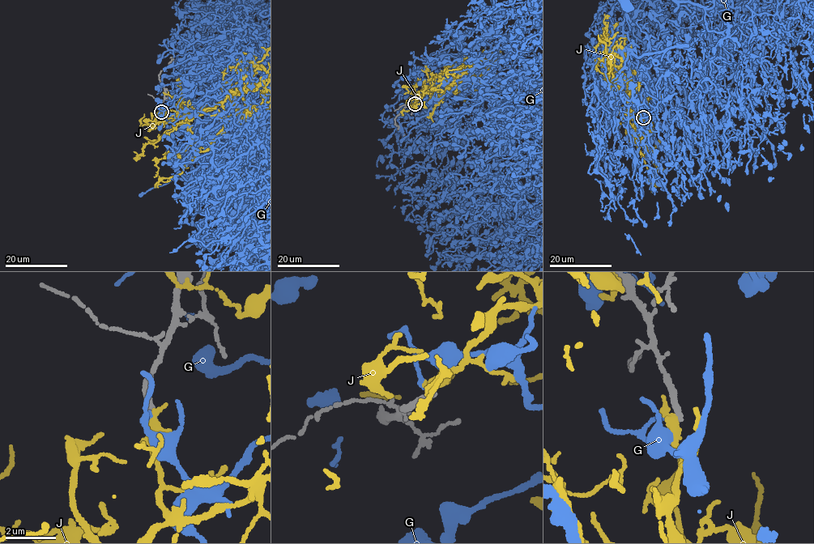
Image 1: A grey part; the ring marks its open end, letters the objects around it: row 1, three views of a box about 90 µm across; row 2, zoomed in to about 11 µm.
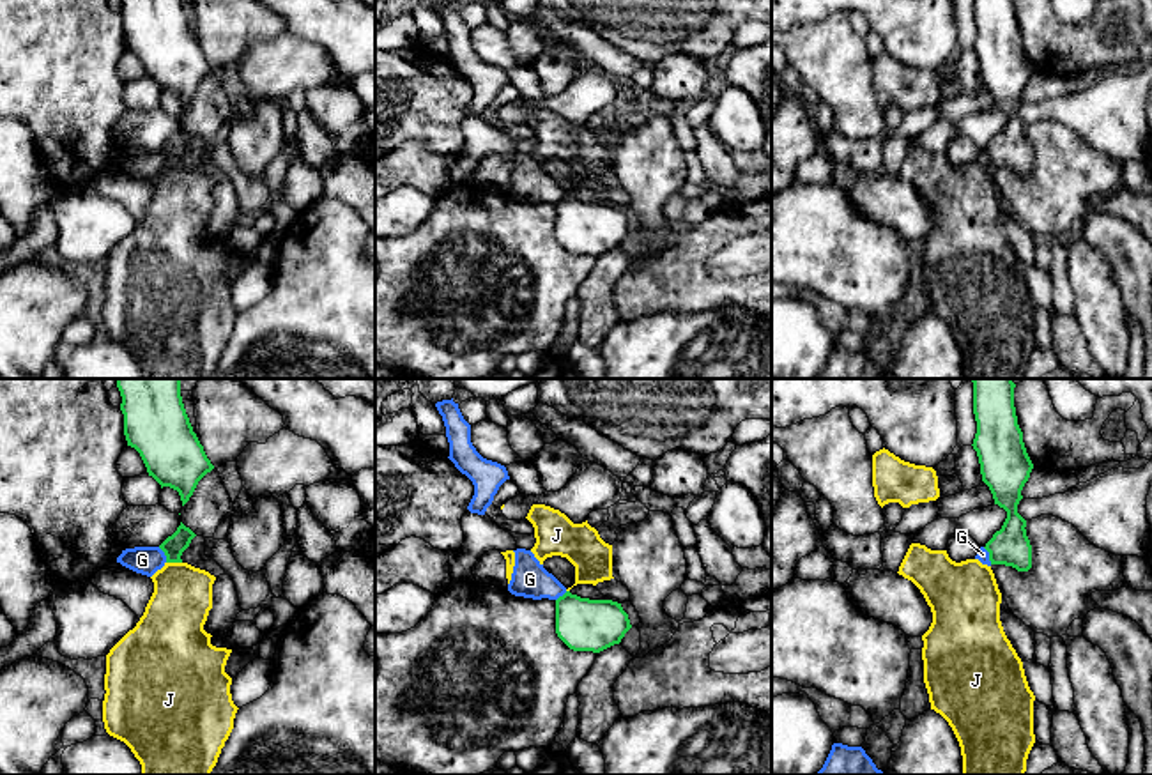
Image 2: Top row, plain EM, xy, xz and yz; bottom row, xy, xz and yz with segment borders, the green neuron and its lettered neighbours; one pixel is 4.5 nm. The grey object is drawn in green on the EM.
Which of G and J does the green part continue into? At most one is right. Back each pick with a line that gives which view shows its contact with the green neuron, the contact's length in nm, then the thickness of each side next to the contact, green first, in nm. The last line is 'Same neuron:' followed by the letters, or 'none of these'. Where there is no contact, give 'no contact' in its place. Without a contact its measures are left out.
Same neuron: none of these

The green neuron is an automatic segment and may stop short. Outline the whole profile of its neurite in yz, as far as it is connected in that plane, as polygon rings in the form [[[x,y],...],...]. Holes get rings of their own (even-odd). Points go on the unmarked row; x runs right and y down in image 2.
[[[973,0],[977,55],[982,85],[989,90],[995,108],[1007,115],[1000,134],[986,147],[991,168],[1012,170],[1018,175],[1032,172],[1032,149],[1026,124],[1018,117],[1021,94],[1033,67],[1018,28],[1014,0]]]

